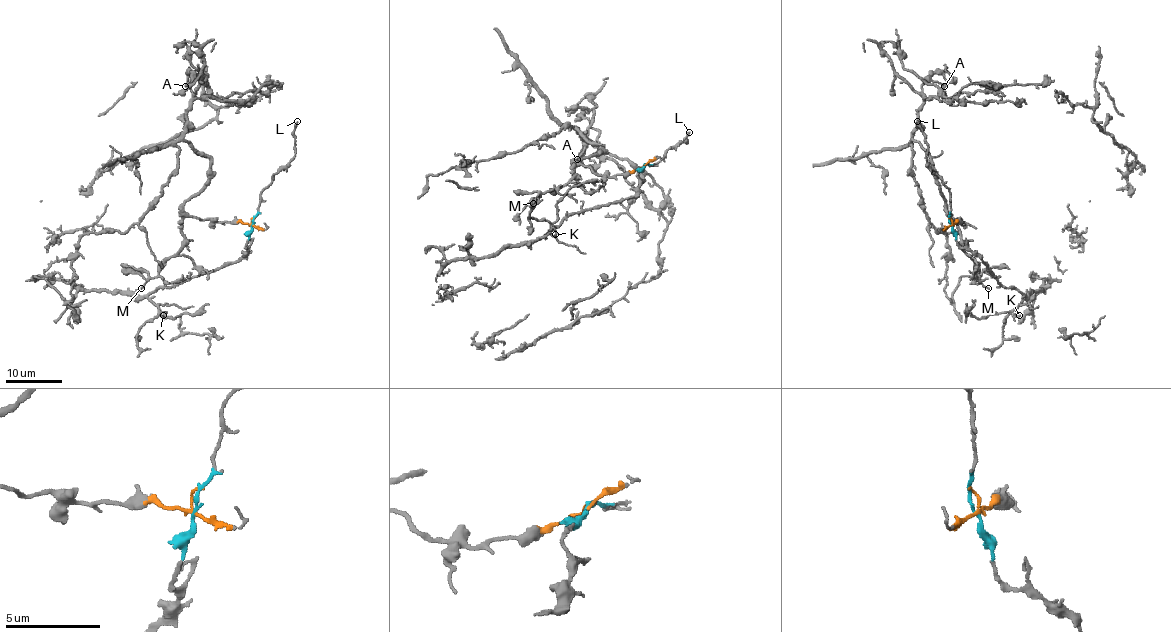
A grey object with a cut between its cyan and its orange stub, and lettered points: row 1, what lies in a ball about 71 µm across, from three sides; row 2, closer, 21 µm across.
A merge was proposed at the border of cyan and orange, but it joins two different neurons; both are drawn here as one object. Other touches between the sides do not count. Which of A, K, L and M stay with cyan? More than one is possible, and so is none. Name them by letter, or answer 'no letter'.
K, L

